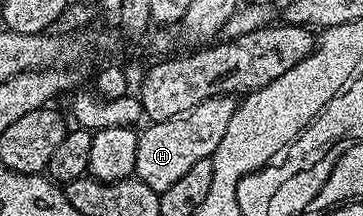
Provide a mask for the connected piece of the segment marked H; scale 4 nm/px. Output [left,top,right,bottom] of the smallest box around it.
[134,94,236,191]

